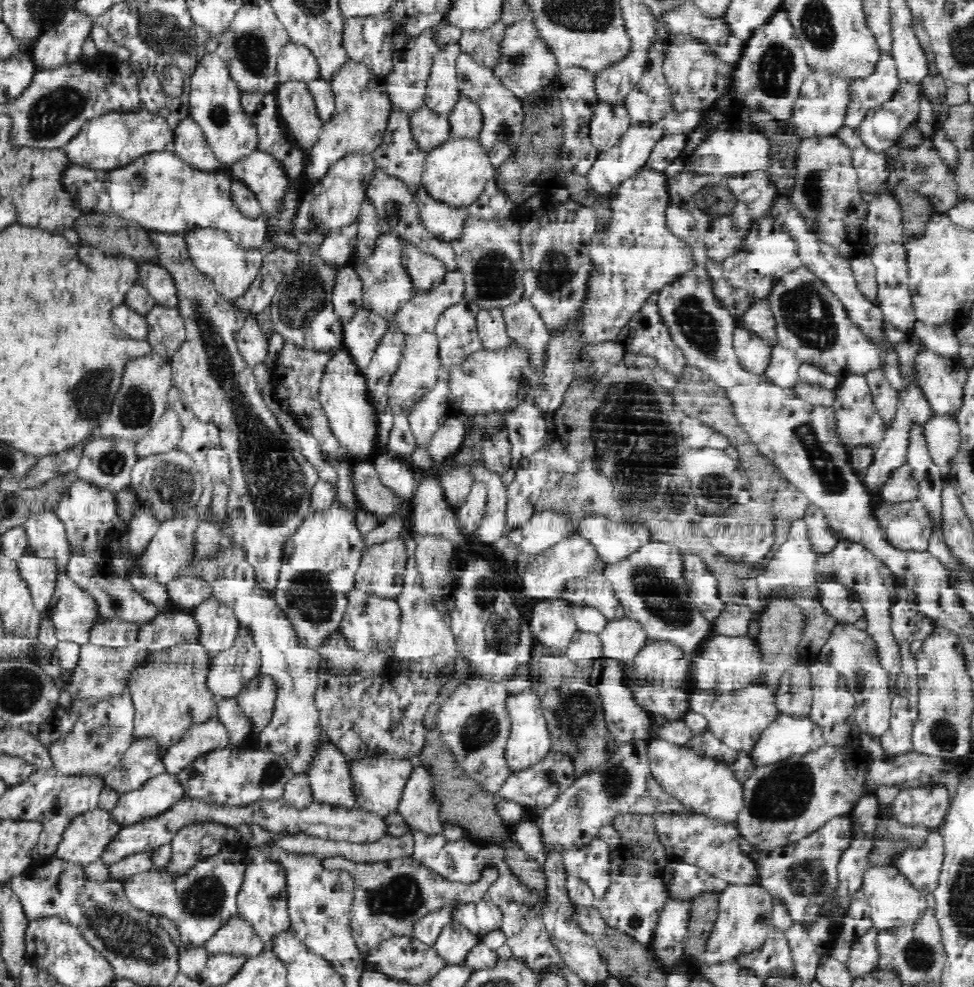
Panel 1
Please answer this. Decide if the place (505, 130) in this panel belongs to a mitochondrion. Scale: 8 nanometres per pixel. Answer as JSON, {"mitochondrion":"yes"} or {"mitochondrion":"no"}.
{"mitochondrion":"yes"}

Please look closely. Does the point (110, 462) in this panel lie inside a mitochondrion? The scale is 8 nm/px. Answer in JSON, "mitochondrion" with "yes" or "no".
{"mitochondrion":"yes"}

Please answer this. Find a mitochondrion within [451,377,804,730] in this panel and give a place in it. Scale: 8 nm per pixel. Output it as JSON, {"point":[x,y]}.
{"point":[664,600]}

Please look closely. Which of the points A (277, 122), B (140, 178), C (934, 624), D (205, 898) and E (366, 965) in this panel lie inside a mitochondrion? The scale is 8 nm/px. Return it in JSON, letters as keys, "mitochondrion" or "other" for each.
{"A":"other","B":"mitochondrion","C":"other","D":"mitochondrion","E":"other"}

